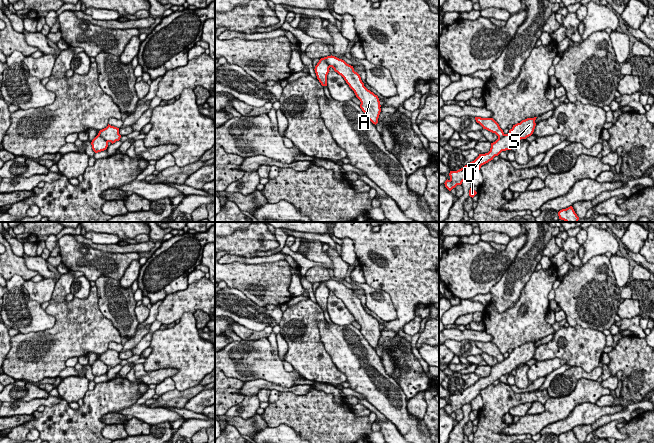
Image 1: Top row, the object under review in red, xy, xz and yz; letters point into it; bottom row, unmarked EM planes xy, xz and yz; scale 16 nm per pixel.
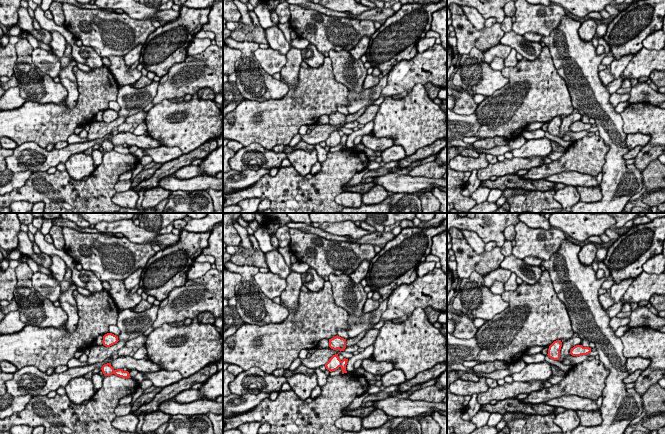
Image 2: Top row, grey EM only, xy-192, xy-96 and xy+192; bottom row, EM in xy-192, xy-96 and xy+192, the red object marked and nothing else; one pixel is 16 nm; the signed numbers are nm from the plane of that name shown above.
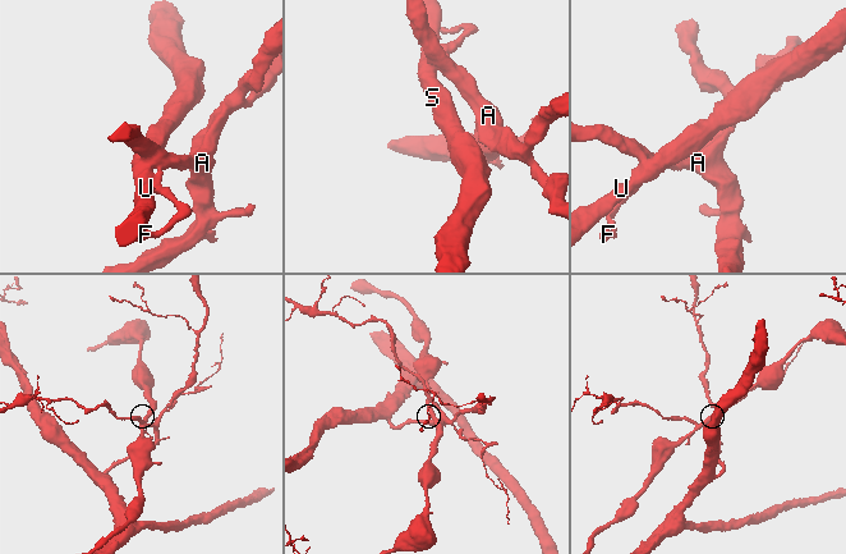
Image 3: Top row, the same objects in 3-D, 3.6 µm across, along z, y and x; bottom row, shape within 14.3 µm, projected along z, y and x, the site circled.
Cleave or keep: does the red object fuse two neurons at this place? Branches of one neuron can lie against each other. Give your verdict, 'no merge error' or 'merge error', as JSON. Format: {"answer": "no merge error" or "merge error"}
{"answer": "merge error"}

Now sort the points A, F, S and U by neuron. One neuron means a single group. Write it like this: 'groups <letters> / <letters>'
groups A F / S U

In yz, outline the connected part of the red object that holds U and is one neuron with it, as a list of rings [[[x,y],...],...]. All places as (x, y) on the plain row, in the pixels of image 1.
[[[537,341],[527,342],[513,349],[508,358],[491,367],[491,372],[488,377],[479,378],[474,385],[457,395],[450,395],[450,403],[445,405],[445,411],[451,415],[457,409],[461,409],[463,405],[471,403],[471,401],[480,394],[482,389],[493,384],[493,382],[498,380],[502,375],[511,374],[519,364],[531,360],[536,350],[536,342]]]

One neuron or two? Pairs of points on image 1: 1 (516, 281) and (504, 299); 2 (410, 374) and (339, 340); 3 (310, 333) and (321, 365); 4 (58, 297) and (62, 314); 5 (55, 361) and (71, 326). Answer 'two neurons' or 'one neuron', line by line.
1: one neuron
2: two neurons
3: one neuron
4: two neurons
5: one neuron

